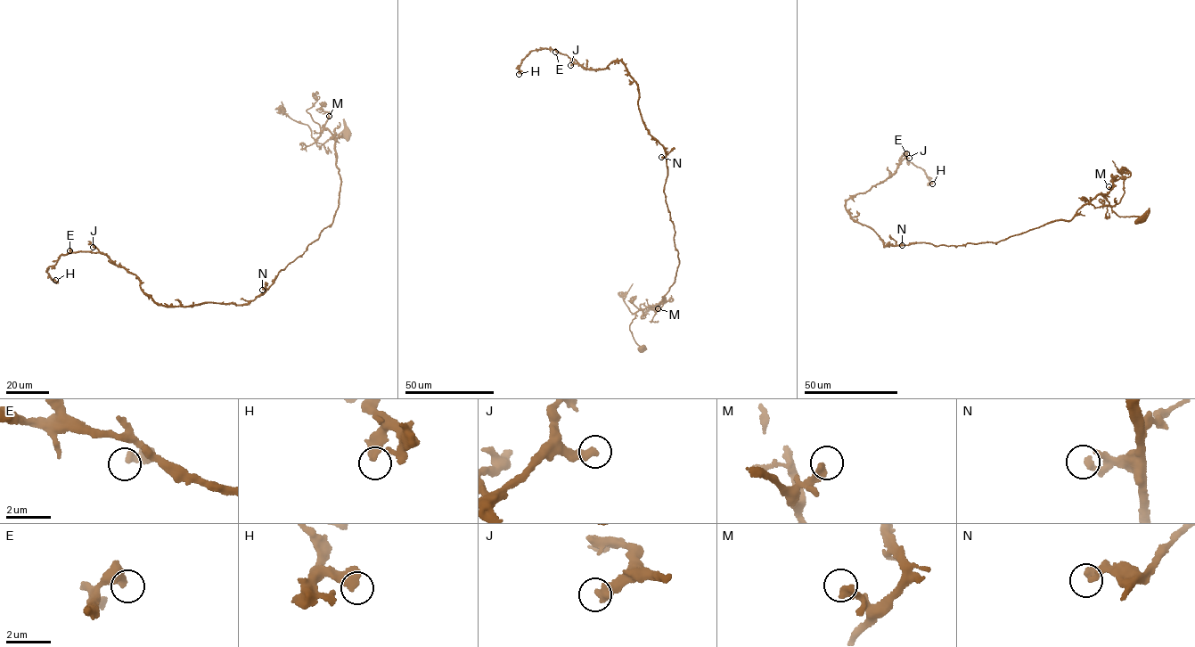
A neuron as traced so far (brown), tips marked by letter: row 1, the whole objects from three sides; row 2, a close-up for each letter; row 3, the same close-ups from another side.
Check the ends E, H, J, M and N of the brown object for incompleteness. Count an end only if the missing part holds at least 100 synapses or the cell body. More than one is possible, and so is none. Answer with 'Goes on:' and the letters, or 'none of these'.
Goes on: J

